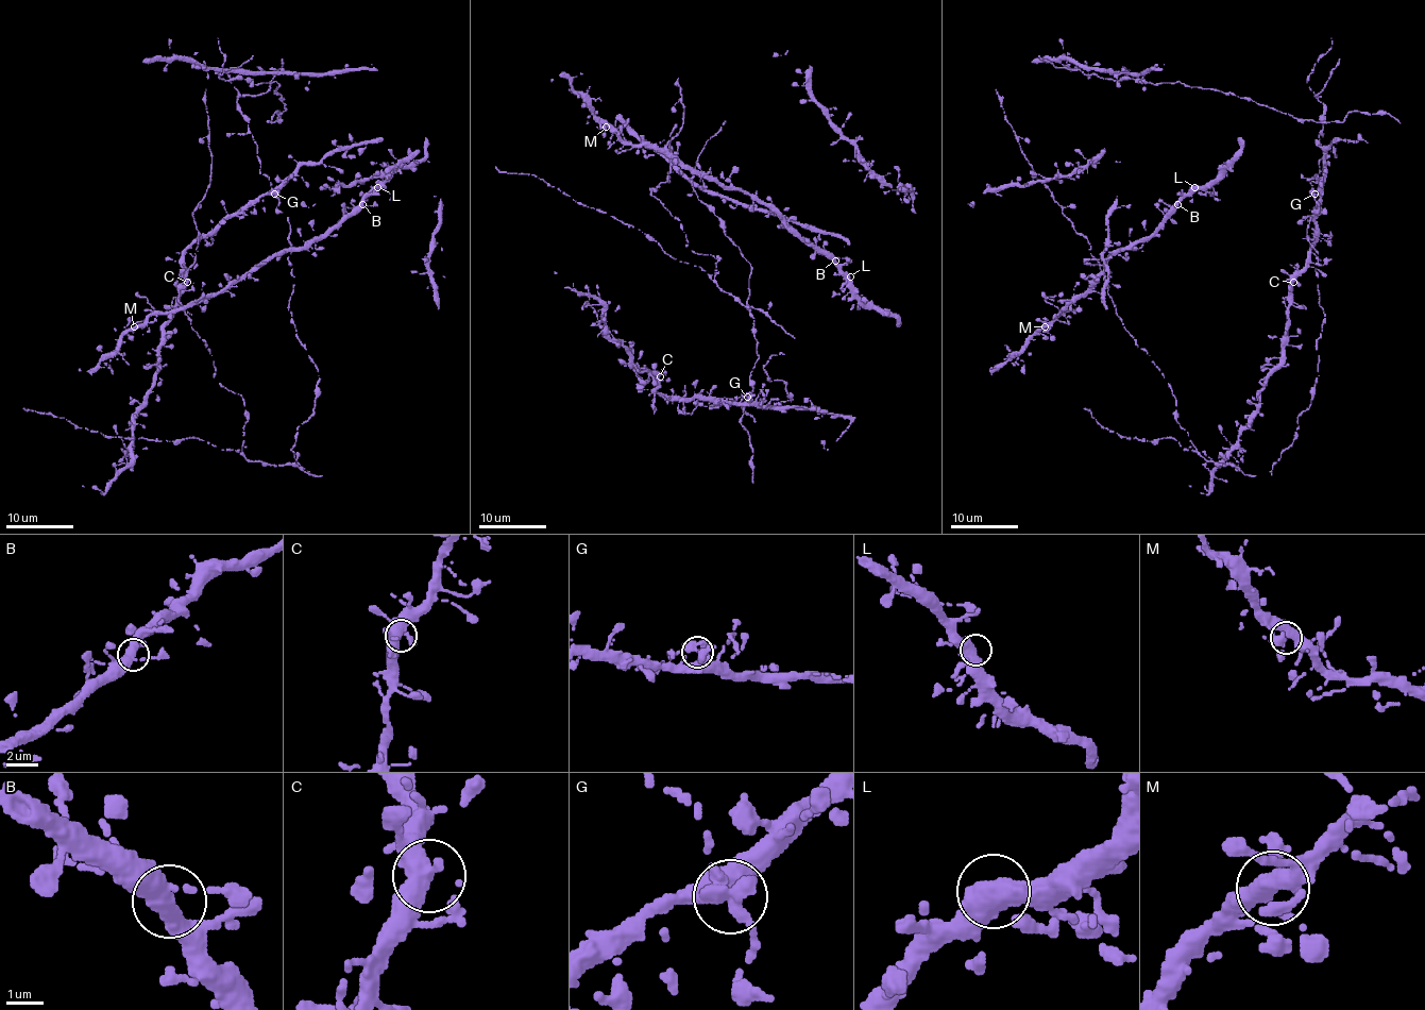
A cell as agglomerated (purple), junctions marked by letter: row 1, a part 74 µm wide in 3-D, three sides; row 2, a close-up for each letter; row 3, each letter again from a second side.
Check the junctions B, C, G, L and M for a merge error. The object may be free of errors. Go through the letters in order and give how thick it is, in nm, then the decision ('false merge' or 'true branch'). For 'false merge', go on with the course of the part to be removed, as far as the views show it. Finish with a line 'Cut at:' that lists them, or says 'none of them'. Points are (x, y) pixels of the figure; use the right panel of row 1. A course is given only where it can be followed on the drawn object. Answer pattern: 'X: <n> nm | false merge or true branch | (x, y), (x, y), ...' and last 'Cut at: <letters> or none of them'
B: 440 nm | true branch
C: 380 nm | true branch
G: 380 nm | true branch
L: 440 nm | true branch
M: 440 nm | true branch
Cut at: none of them

